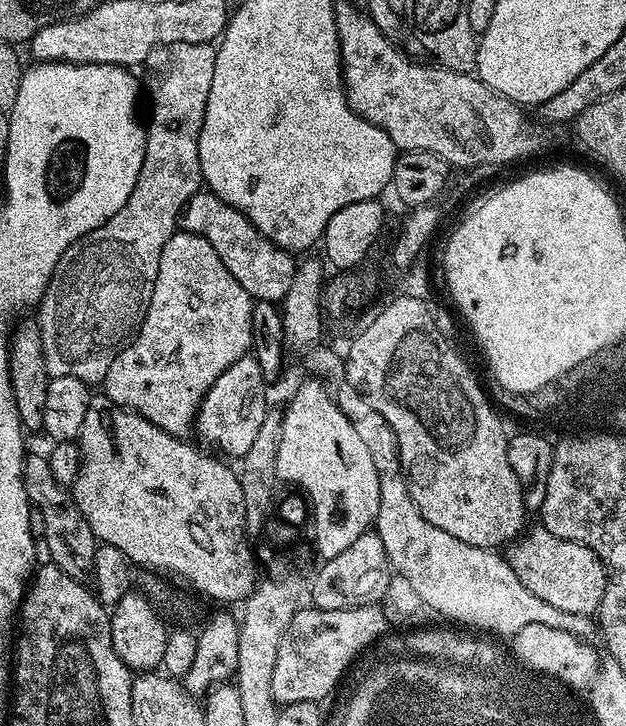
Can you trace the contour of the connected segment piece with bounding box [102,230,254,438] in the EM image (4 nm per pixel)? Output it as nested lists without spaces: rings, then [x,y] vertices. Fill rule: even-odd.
[[[183,230],[173,232],[171,238],[166,242],[166,246],[162,246],[162,258],[158,262],[158,278],[154,278],[152,305],[149,306],[148,313],[145,314],[144,320],[140,324],[139,332],[132,337],[129,343],[125,344],[124,349],[114,358],[114,362],[110,362],[110,370],[106,370],[106,378],[102,382],[103,395],[111,398],[113,404],[123,404],[125,408],[131,408],[133,412],[137,412],[139,416],[145,416],[147,420],[154,422],[154,426],[166,430],[171,436],[187,437],[189,435],[187,432],[193,431],[200,403],[203,402],[204,395],[208,393],[210,386],[214,386],[218,374],[222,374],[222,370],[226,370],[230,366],[234,366],[234,362],[238,362],[238,358],[249,355],[252,347],[253,303],[252,296],[246,294],[246,290],[242,290],[238,278],[234,278],[230,274],[230,270],[226,270],[226,266],[222,266],[222,258],[218,258],[214,246],[210,246],[210,242],[206,242],[206,238]]]

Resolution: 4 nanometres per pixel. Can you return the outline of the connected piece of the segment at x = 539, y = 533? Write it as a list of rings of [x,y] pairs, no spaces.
[[[543,526],[535,527],[529,527],[506,548],[508,567],[518,574],[518,582],[522,582],[530,594],[542,598],[542,602],[550,602],[550,606],[558,610],[566,610],[566,614],[591,617],[599,613],[608,585],[608,572],[598,554],[594,554],[594,550],[585,544],[550,534],[550,530]]]

